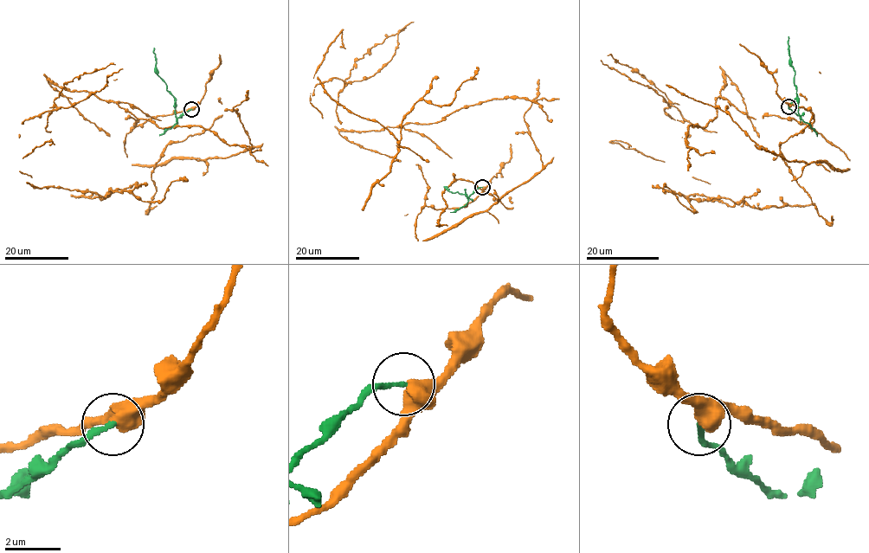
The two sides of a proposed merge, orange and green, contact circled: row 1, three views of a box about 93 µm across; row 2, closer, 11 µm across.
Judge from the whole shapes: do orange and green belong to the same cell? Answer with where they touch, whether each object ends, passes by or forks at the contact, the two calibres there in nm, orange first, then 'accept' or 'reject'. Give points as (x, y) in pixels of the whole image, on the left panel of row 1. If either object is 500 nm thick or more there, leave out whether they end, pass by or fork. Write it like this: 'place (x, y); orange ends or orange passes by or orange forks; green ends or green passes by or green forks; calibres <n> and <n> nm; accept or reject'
place (191, 109); calibres 600 and 170 nm; reject

